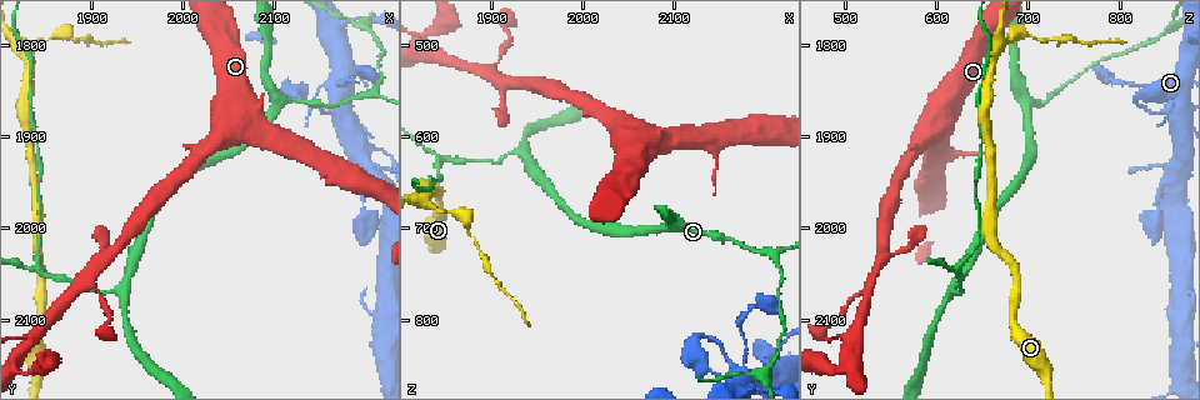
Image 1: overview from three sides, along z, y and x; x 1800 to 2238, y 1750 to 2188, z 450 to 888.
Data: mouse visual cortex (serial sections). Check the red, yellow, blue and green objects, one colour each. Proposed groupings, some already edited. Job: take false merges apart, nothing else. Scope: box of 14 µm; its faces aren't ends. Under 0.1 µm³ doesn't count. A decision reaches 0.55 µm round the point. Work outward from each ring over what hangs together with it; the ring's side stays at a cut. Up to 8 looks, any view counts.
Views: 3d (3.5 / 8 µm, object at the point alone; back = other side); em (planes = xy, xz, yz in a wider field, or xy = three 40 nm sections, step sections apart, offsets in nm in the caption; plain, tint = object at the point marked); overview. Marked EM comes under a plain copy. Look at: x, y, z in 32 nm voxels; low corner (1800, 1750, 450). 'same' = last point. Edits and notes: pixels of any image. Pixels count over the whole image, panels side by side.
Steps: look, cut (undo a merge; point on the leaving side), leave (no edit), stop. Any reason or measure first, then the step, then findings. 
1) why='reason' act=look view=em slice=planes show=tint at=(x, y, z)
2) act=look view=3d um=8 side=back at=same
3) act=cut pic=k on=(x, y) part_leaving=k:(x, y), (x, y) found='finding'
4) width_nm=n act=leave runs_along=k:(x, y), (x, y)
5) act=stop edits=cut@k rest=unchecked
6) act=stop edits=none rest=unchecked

why='three arms meet' act=look view=em slice=xy step=2 show=tint at=(2210, 1850, 730)

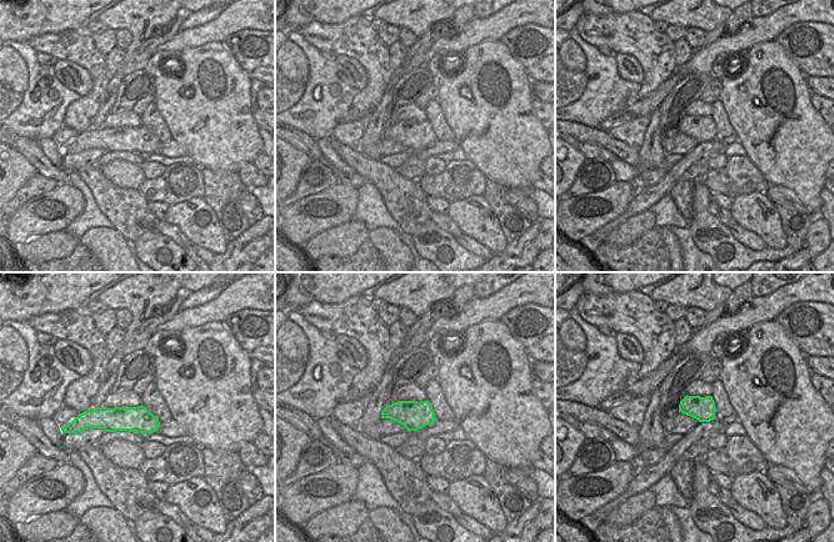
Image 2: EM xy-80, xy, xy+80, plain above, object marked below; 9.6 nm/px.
why='wider look' act=look view=3d um=3.5 at=same

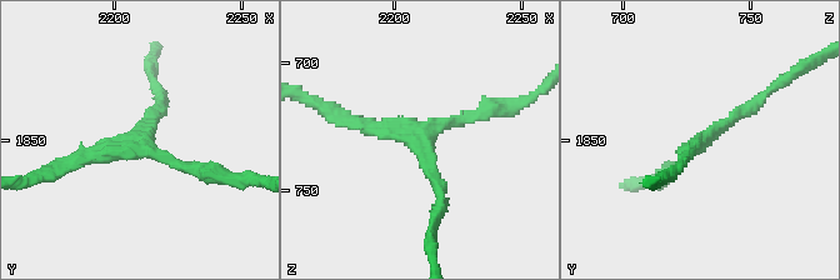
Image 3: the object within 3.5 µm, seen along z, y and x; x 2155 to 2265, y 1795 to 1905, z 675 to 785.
arm_widths_nm=150,150,150 act=leave found='continuous, no second cell'

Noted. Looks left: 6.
why='calibre changes' act=look view=3d um=3.5 at=(2165, 1870, 850)

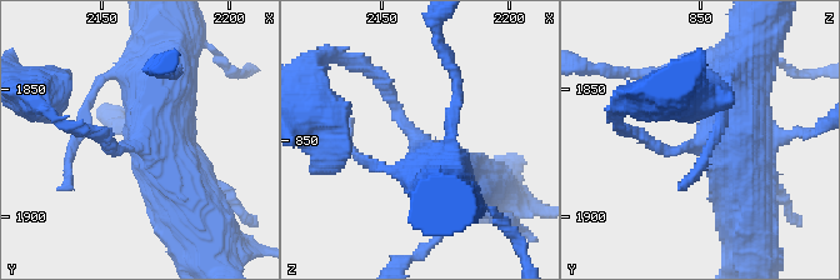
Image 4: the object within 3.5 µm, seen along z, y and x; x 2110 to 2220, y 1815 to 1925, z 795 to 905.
act=look view=em slice=planes show=tint at=(2165, 1871, 852)

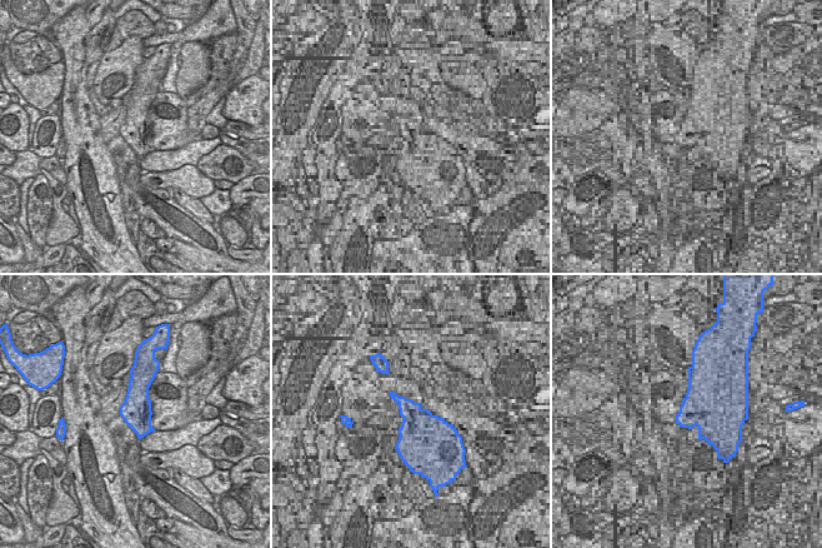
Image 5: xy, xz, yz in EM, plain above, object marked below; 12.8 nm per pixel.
act=leave runs_along=4:(439, 180), (385, 80) found='all the same cell'

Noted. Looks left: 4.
why='sharp bend' act=look view=3d um=3.5 at=(1870, 1785, 685)

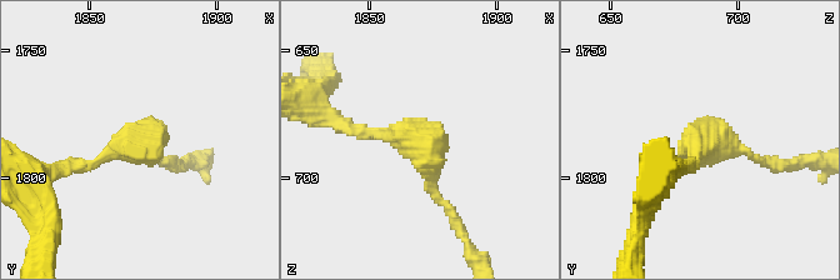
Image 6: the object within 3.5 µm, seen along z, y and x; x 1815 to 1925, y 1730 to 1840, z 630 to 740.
act=look view=em slice=planes show=tint at=(1871, 1785, 687)

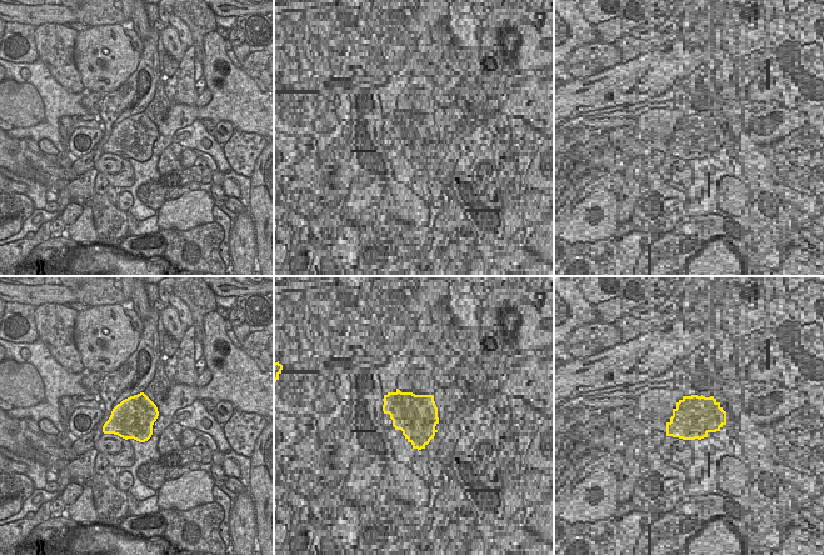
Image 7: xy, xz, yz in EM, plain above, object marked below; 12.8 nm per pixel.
arm_widths_nm=100,150 act=leave found='all the same cell'

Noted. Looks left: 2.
why='arms part here' act=look view=3d um=3.5 at=(1935, 2065, 620)

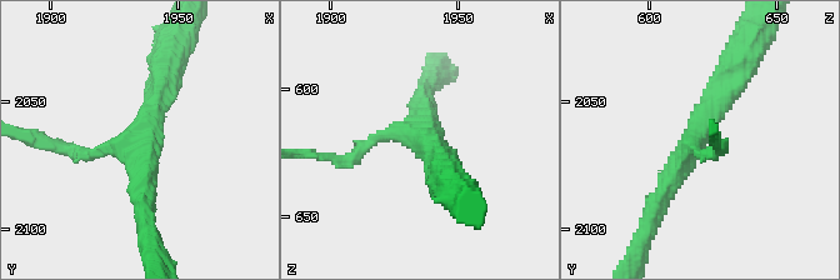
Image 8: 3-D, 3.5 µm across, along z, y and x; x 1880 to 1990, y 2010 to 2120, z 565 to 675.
arms=3 arm_widths_nm=150,300,350 why='shape alone is not enough' act=look view=em slice=xy step=1 show=tint at=(1936, 2061, 620)

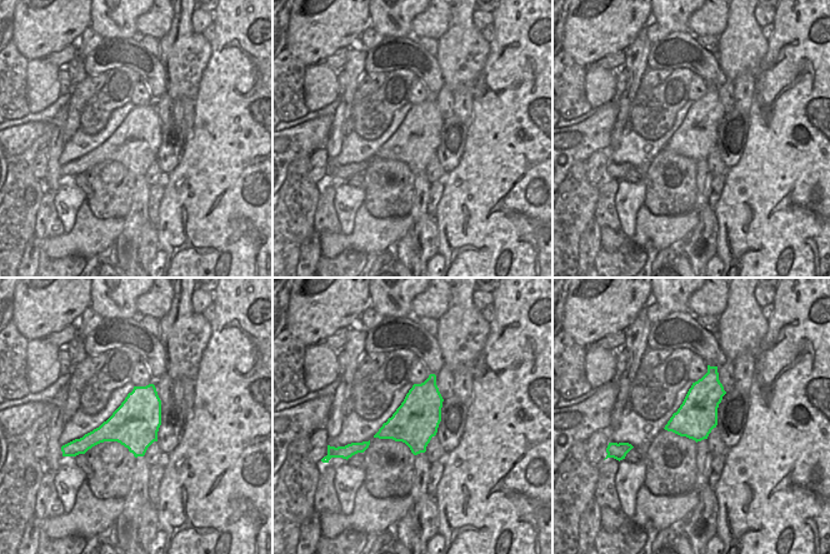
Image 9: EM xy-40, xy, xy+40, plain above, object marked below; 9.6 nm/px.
act=leave runs_along=8:(736, 65), (660, 203) found='all the same cell'

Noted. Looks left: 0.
act=stop edits=none rest=unchecked

